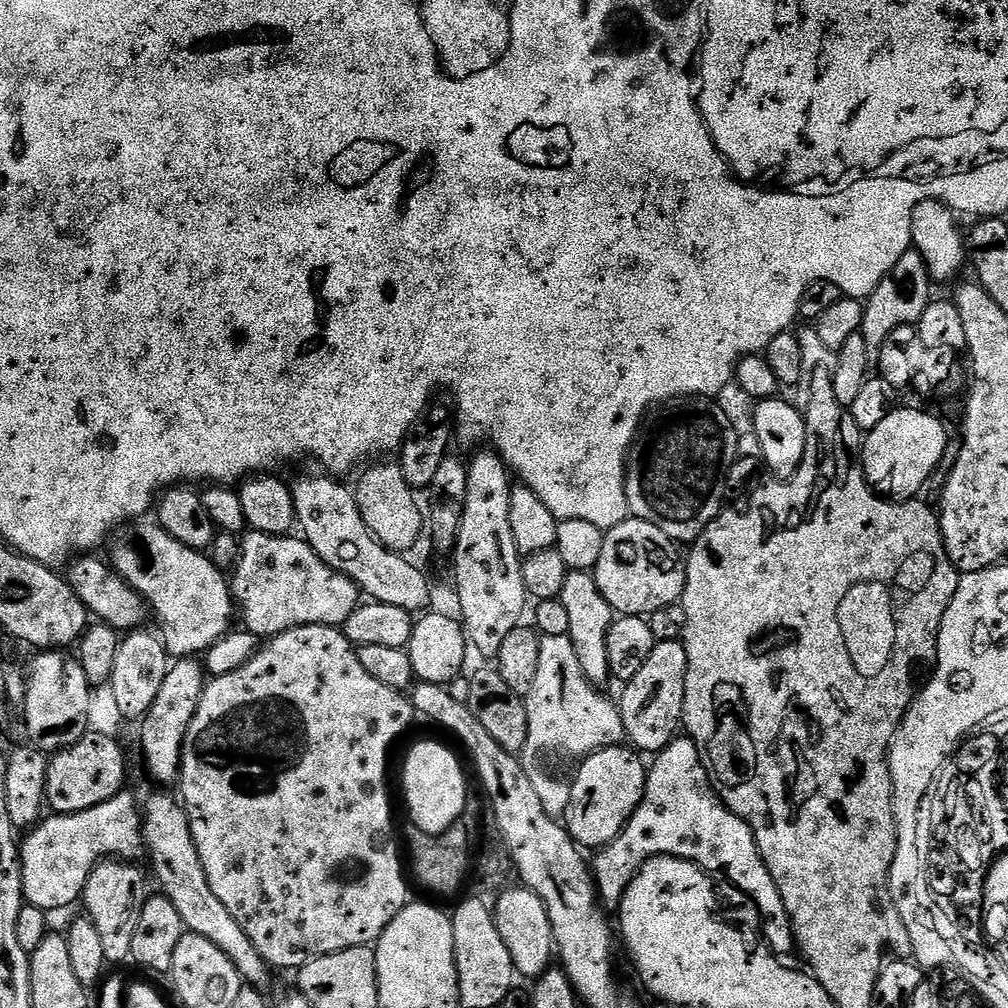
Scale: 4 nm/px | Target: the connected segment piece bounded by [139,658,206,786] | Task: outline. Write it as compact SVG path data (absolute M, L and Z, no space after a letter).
M177 659L168 669L166 682L162 682L158 698L154 698L154 706L139 725L140 748L144 751L148 772L160 786L175 785L180 779L180 761L184 759L186 730L190 730L190 722L198 710L205 683L206 669L199 659Z

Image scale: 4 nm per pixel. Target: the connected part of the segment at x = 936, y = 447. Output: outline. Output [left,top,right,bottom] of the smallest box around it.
[860,408,948,501]

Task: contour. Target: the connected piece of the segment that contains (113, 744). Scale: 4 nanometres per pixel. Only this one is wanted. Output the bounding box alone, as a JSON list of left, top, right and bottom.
[46,730,128,814]

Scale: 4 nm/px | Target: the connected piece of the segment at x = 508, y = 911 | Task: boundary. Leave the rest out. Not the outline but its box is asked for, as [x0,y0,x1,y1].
[494,886,556,982]

